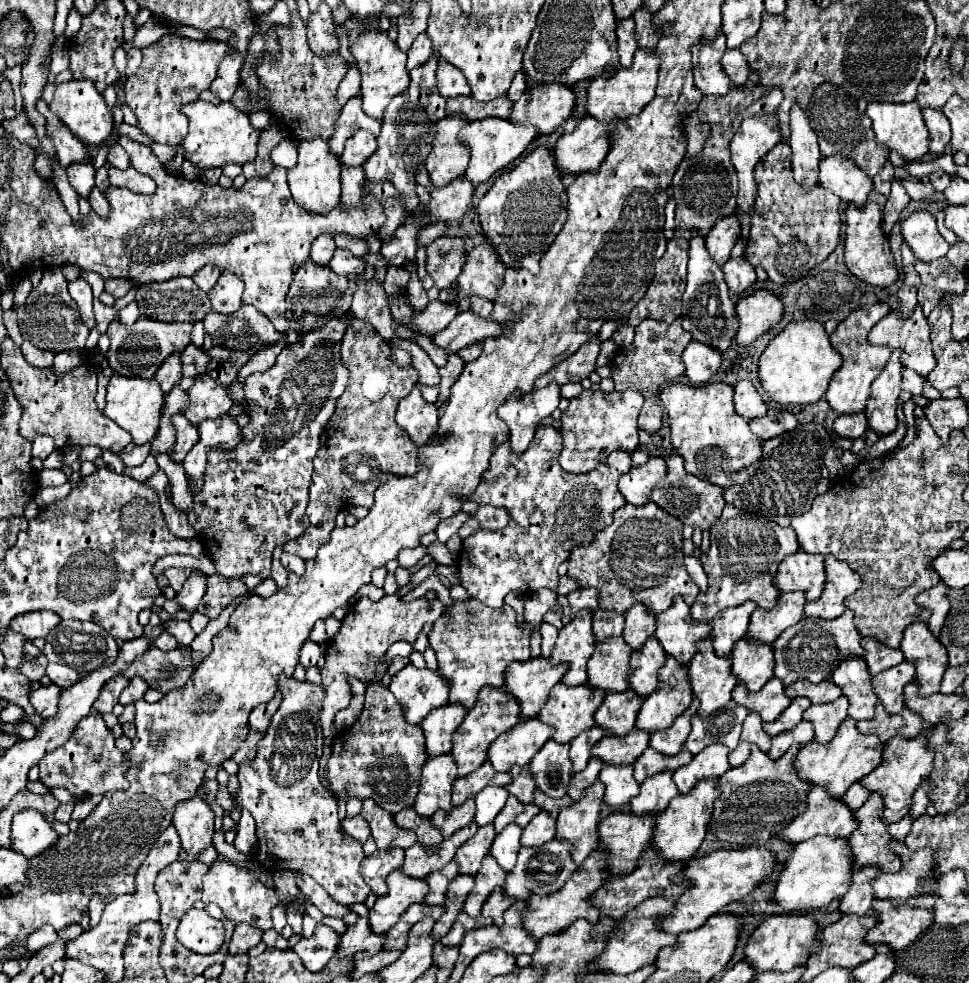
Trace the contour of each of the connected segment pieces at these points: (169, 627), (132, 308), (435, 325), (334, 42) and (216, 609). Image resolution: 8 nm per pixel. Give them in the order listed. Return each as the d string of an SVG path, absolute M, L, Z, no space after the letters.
M172 619L168 623L164 623L164 629L166 631L172 631L172 635L178 639L178 643L182 645L190 645L194 641L194 631L190 627L188 621L178 621L178 619Z
M132 301L130 305L126 305L126 307L120 311L120 321L122 321L124 325L132 325L138 317L140 317L140 307L136 305L136 301Z
M430 301L422 313L414 315L412 327L424 335L436 335L458 315L458 303Z
M326 3L320 5L316 15L310 15L306 31L308 31L308 45L314 55L328 57L340 49L340 41L336 35L336 23Z
M210 575L206 595L202 597L200 607L196 611L208 615L210 619L216 619L226 605L230 605L236 597L246 593L248 589L240 579L224 579L222 575Z

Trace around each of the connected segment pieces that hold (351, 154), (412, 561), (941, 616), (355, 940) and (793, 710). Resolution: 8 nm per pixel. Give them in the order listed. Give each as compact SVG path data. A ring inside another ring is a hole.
M356 131L348 141L346 141L346 149L342 153L342 163L346 167L358 167L364 163L364 159L368 159L368 155L372 155L376 151L376 137L370 131Z
M422 545L422 547L416 547L416 549L400 551L400 555L398 555L398 563L400 563L400 567L408 569L408 567L416 565L424 555L426 555L426 547L424 547L424 545Z
M938 583L936 587L924 591L924 593L920 593L920 595L916 597L916 603L918 603L920 607L926 607L926 609L932 611L932 617L928 619L928 627L930 627L930 631L932 631L936 637L940 635L940 629L942 629L942 625L944 625L944 619L946 619L946 615L948 615L948 611L950 611L948 591L950 591L950 589L944 587L944 583Z
M360 917L342 935L340 945L338 945L338 953L342 957L350 957L356 951L362 951L364 949L370 955L374 955L374 953L378 953L382 949L382 945L384 945L384 935L376 935L374 931L370 931L368 917Z
M794 699L794 701L790 703L790 707L784 709L776 721L764 723L764 731L766 731L770 737L774 737L774 735L778 735L778 733L782 733L782 731L794 729L796 723L800 723L802 713L804 713L804 709L806 709L808 705L810 705L808 699Z

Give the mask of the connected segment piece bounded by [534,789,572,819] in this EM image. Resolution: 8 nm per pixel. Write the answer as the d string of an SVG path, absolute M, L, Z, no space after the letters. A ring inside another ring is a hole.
M536 789L536 793L534 793L534 801L536 801L550 817L554 817L554 819L558 817L560 807L566 807L566 805L572 803L572 799L568 799L568 795L564 795L562 799L548 799L546 795L540 793L540 789Z

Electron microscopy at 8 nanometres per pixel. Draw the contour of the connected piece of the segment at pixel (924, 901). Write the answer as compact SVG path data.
M920 897L912 901L910 905L896 903L894 899L874 899L872 907L880 913L878 923L868 931L866 941L868 943L888 943L894 951L908 947L912 941L918 939L920 933L924 933L932 925L932 903L936 897Z

